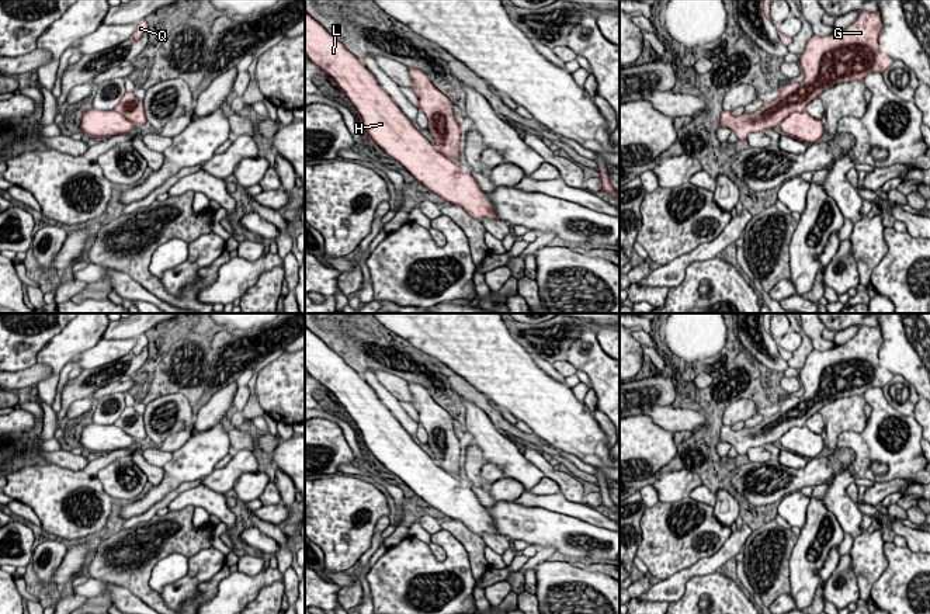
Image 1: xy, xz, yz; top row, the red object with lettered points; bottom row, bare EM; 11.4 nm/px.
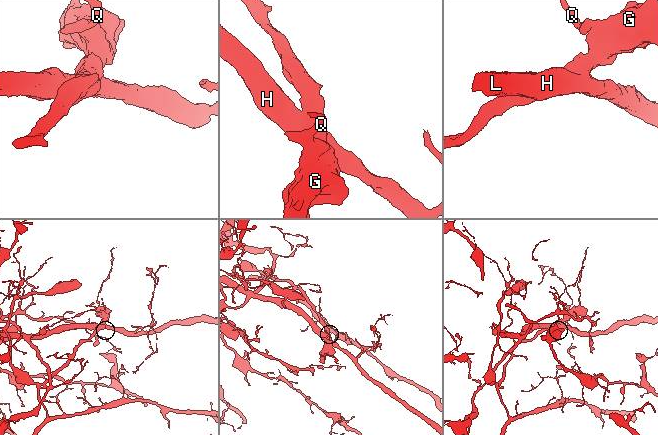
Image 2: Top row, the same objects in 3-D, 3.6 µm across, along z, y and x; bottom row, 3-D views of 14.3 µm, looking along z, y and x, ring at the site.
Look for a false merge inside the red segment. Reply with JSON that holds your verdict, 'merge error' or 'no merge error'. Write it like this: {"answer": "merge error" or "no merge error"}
{"answer": "merge error"}

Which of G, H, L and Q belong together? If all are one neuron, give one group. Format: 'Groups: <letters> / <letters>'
Groups: G Q / H L

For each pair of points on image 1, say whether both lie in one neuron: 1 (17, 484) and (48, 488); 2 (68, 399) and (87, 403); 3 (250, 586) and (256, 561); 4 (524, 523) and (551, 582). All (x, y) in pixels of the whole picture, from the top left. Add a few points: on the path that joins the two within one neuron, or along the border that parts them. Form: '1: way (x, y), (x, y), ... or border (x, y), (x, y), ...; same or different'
1: way (24, 485), (41, 486); same
2: border (90, 396), (76, 399), (69, 406), (63, 420); different
3: border (264, 568), (253, 575), (238, 571); different
4: border (557, 555), (571, 562); different

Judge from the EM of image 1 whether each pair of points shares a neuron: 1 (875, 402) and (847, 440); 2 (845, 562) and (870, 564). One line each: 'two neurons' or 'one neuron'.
1: one neuron
2: two neurons

